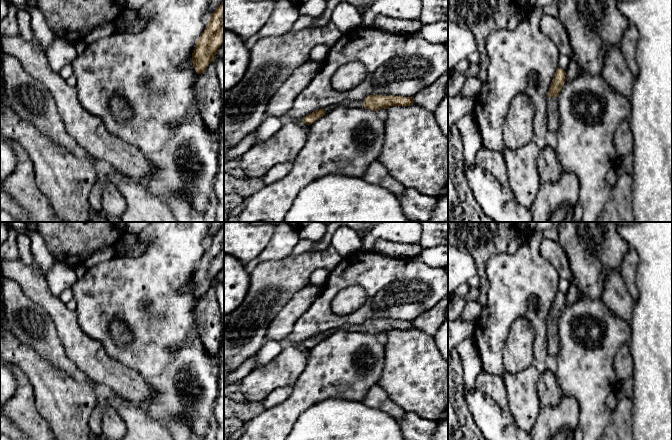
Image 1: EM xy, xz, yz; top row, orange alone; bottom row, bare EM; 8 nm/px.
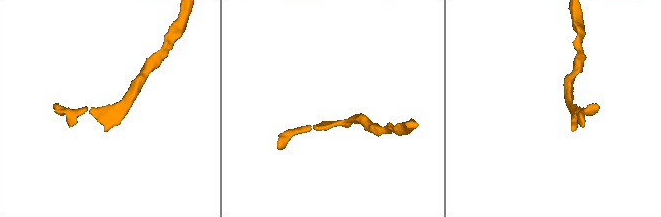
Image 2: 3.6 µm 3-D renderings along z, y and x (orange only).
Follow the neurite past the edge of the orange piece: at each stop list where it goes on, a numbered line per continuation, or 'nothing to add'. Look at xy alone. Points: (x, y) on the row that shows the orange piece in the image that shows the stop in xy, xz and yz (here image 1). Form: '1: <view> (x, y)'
nothing to add

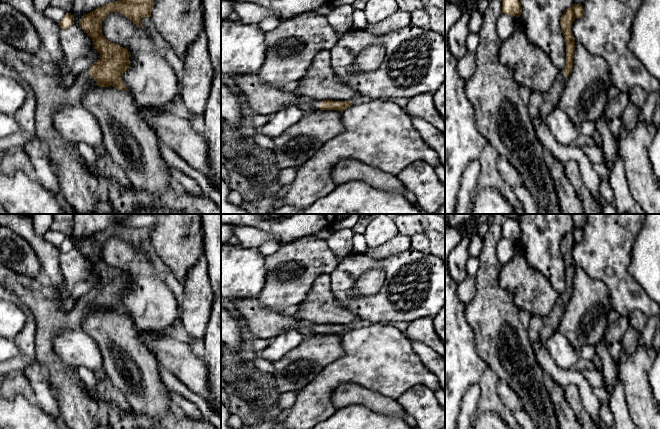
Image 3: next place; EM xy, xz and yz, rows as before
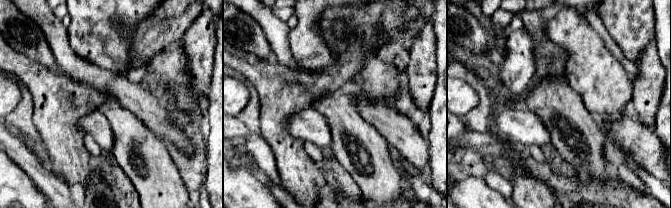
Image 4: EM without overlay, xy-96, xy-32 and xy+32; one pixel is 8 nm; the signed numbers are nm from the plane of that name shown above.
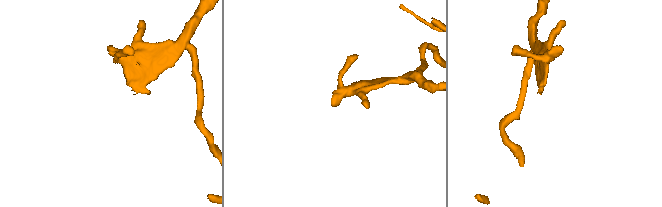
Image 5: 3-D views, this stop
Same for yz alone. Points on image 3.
1: yz (551, 98)

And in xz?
1: xz (263, 99)

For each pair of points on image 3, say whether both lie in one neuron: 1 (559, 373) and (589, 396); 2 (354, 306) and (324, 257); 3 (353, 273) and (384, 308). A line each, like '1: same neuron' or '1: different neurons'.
1: same neuron
2: different neurons
3: same neuron

